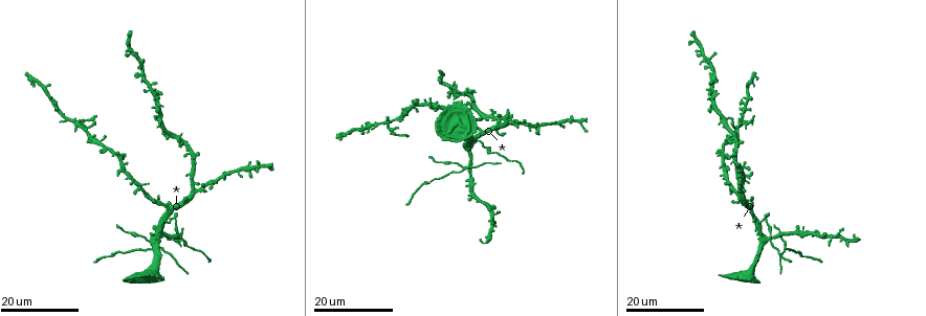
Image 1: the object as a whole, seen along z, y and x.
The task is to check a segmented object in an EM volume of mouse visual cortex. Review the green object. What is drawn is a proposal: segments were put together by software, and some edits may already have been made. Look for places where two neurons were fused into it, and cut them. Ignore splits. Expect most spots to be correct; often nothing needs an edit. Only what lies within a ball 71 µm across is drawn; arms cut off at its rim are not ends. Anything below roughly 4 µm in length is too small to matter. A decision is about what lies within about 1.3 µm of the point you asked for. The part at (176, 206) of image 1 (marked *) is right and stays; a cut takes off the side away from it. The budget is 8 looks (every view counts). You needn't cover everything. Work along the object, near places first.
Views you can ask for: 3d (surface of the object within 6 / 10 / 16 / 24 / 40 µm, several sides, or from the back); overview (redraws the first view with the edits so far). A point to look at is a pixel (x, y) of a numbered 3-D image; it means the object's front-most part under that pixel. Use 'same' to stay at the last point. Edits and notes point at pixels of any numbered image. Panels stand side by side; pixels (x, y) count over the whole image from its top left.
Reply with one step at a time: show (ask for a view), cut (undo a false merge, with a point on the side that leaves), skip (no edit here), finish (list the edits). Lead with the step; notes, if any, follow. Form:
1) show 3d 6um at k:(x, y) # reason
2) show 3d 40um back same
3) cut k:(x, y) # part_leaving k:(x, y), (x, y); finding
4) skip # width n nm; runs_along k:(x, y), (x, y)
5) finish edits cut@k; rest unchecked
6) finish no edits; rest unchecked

show 3d 16um at 1:(480, 131)

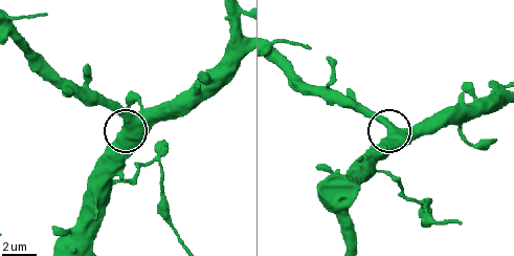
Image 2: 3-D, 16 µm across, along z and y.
show 3d 10um at 2:(388, 127) # zoom in

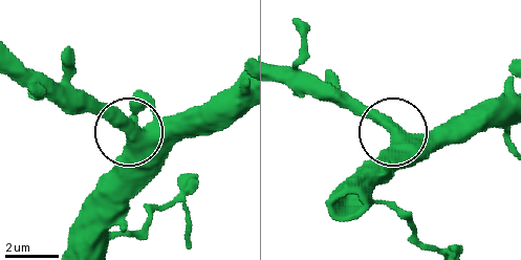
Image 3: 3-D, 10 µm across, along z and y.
skip # width 480 nm; all the same neuron

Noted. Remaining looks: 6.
show 3d 24um at 1:(172, 217) # calibre changes

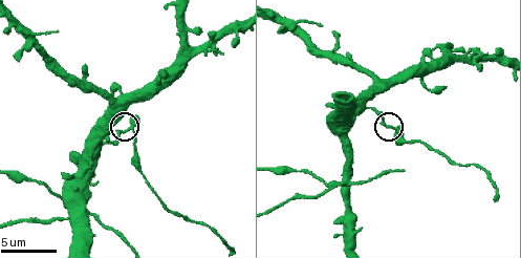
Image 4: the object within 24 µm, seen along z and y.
show 3d 10um at 4:(124, 131)

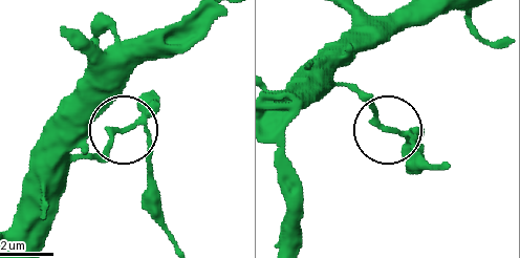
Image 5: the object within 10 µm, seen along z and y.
show 3d 10um back at 5:(122, 128) # from behind

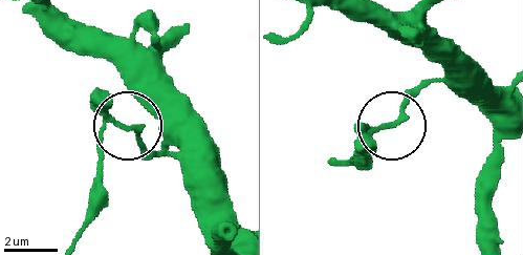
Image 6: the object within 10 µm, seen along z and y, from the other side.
skip # width 160 nm; one neuron here

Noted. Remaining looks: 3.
show 3d 10um at 4:(341, 184) # a fork

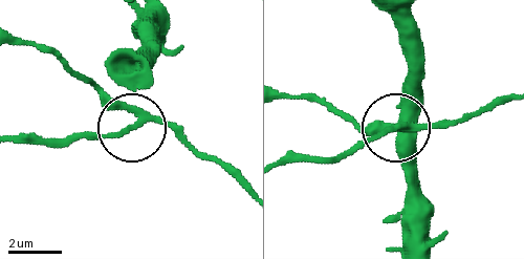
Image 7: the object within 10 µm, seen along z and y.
show 3d 10um back at 7:(400, 126)

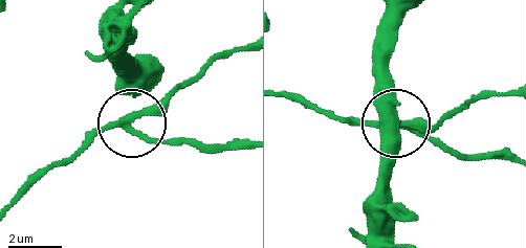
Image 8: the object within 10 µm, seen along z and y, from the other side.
cut 8:(153, 141) # part_leaving 8:(119, 127), (158, 140), (246, 147); two neurons meet here

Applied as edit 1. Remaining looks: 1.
show 3d 16um at 4:(345, 135)

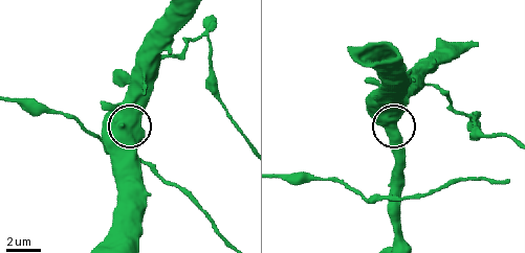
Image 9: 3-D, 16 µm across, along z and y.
skip # width 610 nm; one neuron here

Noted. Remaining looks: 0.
finish edits cut@8; rest unchecked

